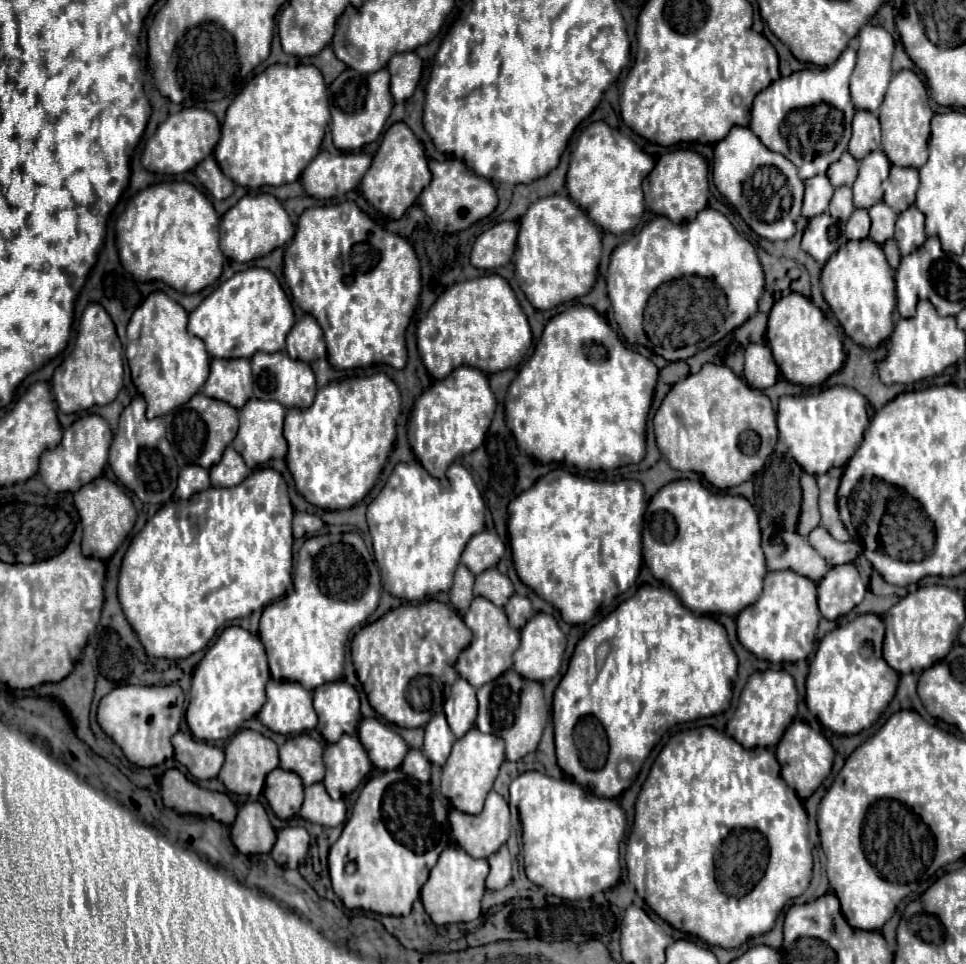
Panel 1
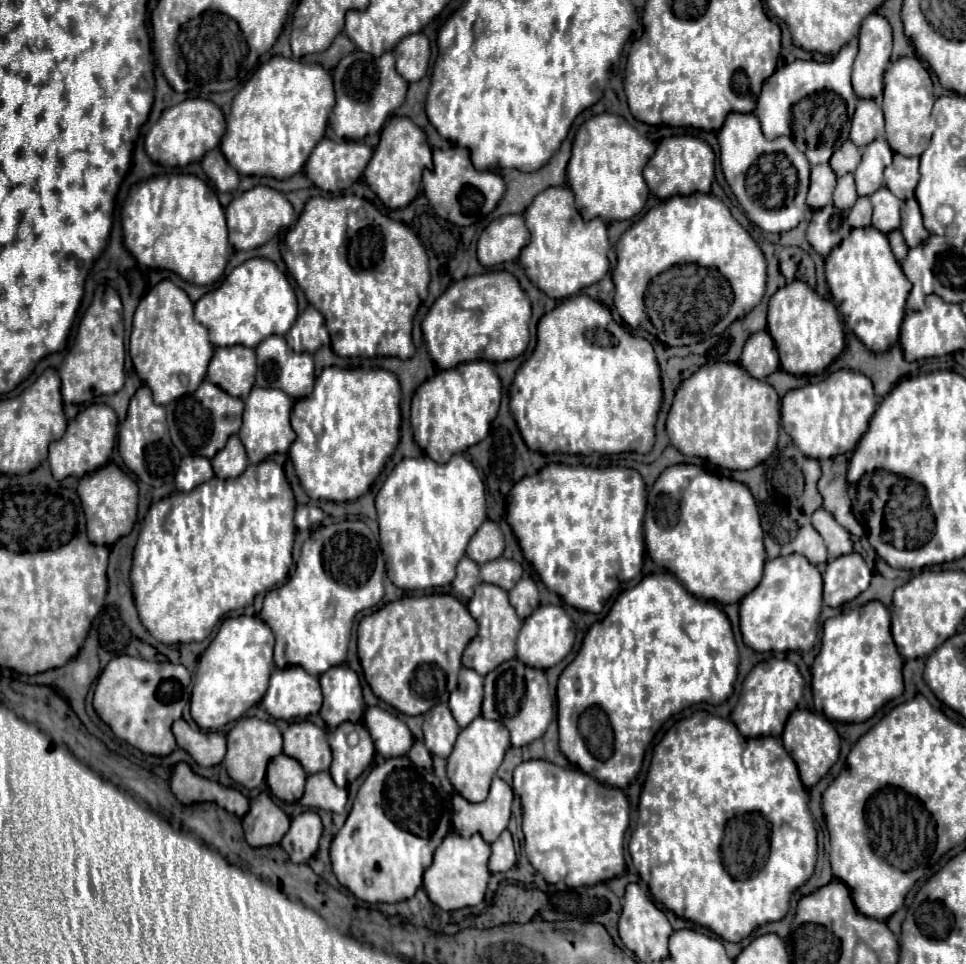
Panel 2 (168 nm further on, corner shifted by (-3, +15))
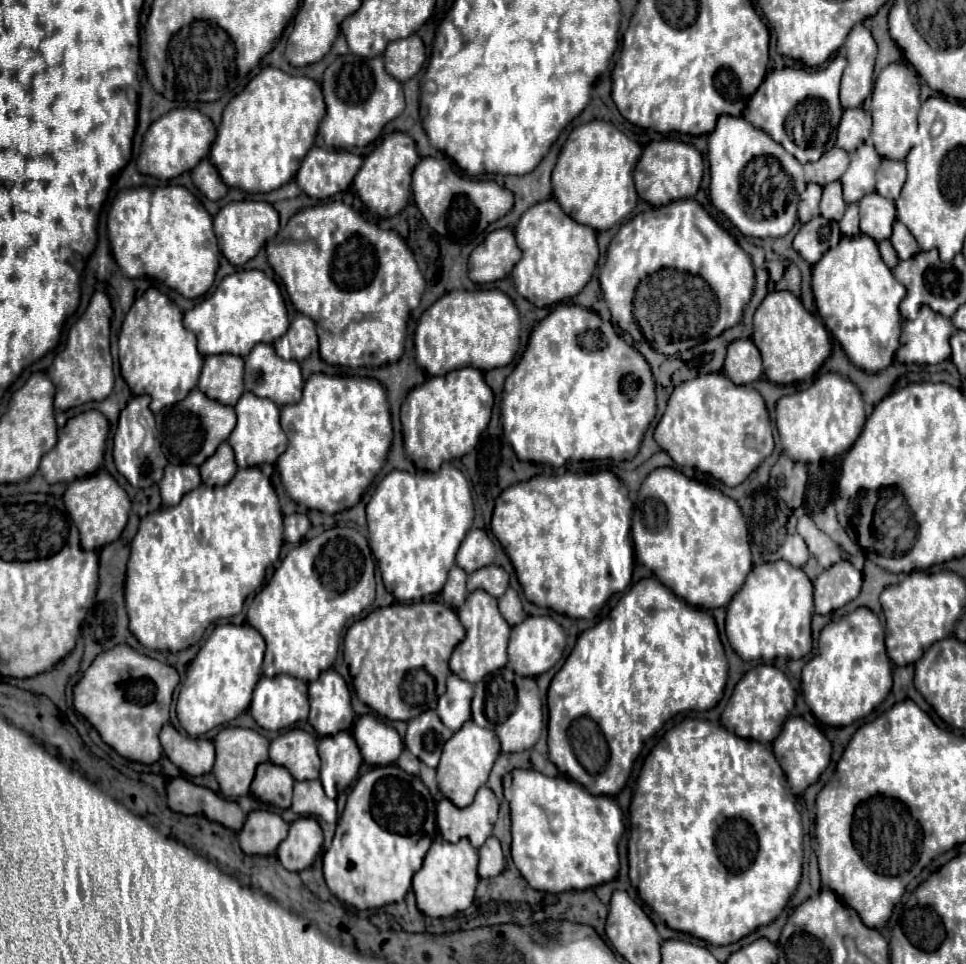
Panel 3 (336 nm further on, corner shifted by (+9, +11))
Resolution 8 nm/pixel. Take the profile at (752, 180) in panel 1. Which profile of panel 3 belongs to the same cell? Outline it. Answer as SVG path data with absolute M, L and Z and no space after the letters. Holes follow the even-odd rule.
M724 115L708 135L712 203L750 237L784 237L796 221L798 189L804 185L802 165L798 165L782 145L778 161L772 147L772 139L764 131L754 129L744 117ZM782 163L792 163L792 167L782 167ZM786 169L798 169L798 173L790 175Z

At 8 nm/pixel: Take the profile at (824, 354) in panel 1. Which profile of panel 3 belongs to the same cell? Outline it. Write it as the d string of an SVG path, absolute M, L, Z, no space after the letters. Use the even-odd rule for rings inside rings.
M790 291L768 293L754 315L754 345L764 359L764 375L776 385L788 385L812 377L830 355L830 335L824 323L804 309L802 301Z

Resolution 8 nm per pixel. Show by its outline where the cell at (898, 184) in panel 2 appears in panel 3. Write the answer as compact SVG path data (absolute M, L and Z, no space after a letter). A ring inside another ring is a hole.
M882 159L880 173L876 173L876 191L882 197L898 199L904 181L906 181L906 165L904 165L904 161Z

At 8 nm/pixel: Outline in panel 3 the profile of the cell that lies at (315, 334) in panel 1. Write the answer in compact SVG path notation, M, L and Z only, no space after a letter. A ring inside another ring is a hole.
M298 313L294 317L294 321L288 327L286 333L290 347L292 347L292 359L296 361L304 361L312 349L316 347L316 327L314 321L302 313Z

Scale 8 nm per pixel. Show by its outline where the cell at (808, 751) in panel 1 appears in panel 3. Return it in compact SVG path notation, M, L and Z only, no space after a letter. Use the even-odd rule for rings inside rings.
M790 717L788 721L784 721L784 729L780 731L780 737L776 737L776 741L772 743L772 749L776 759L780 761L780 767L786 773L790 791L794 795L802 795L806 787L818 781L822 771L828 767L830 753L832 753L832 745L824 737L824 733L818 727L804 721L802 717Z

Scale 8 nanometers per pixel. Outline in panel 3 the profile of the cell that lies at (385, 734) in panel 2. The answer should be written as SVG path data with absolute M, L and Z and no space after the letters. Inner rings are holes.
M360 715L354 723L352 735L360 747L360 753L370 765L396 763L404 749L404 743L396 729L384 725L372 715Z

